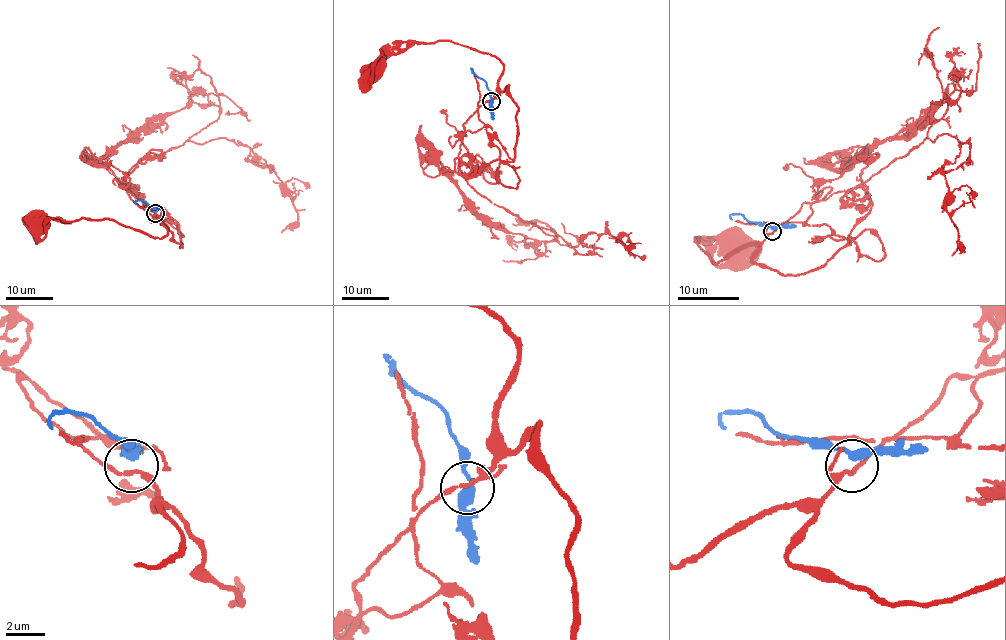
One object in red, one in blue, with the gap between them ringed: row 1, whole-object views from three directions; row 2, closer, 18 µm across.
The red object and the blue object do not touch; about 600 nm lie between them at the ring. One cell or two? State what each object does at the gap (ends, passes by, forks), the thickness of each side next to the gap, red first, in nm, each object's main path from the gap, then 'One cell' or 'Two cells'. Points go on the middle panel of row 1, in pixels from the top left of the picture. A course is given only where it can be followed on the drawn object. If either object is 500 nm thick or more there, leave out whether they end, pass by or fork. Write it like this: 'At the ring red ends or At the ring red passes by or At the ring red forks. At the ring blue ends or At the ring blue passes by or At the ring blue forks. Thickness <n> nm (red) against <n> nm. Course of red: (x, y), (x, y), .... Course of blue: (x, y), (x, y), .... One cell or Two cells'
At the ring red passes by. At the ring blue passes by. Thickness 180 nm (red) against 400 nm. Course of red: (491, 100), (497, 94), (503, 64), (489, 54), (448, 41), (414, 42), (406, 49), (392, 53), (373, 73). Course of blue: (491, 100), (490, 90), (471, 69). One cell

